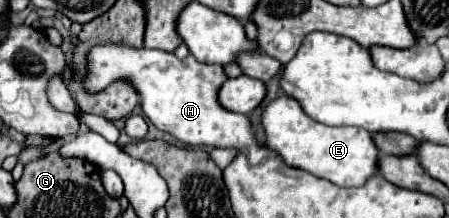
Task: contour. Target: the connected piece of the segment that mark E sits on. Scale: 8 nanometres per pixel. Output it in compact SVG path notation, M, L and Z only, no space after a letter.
M281 95L273 99L261 113L261 125L267 133L265 147L275 151L289 167L303 169L339 187L359 187L367 177L377 173L377 149L371 141L371 133L355 127L319 125L299 109L299 103L293 97Z

